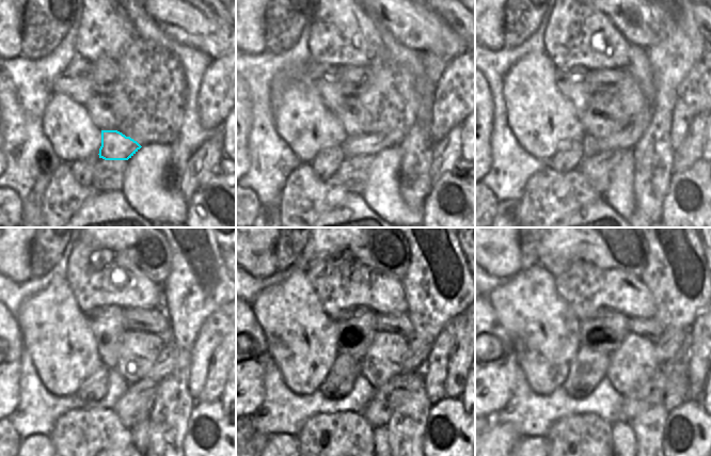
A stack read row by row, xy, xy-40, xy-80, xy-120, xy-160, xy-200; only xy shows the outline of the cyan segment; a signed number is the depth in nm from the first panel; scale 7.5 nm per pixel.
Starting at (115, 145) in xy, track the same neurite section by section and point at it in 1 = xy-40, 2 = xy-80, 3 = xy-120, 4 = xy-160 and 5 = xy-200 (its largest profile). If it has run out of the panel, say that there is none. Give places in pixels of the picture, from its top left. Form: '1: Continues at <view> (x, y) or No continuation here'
1: Continues at xy-40 (368, 144)
2: Continues at xy-80 (628, 138)
3: Continues at xy-120 (167, 360)
4: Continues at xy-160 (419, 350)
5: Continues at xy-200 (666, 347).

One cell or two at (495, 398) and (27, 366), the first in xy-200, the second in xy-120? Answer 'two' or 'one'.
two

